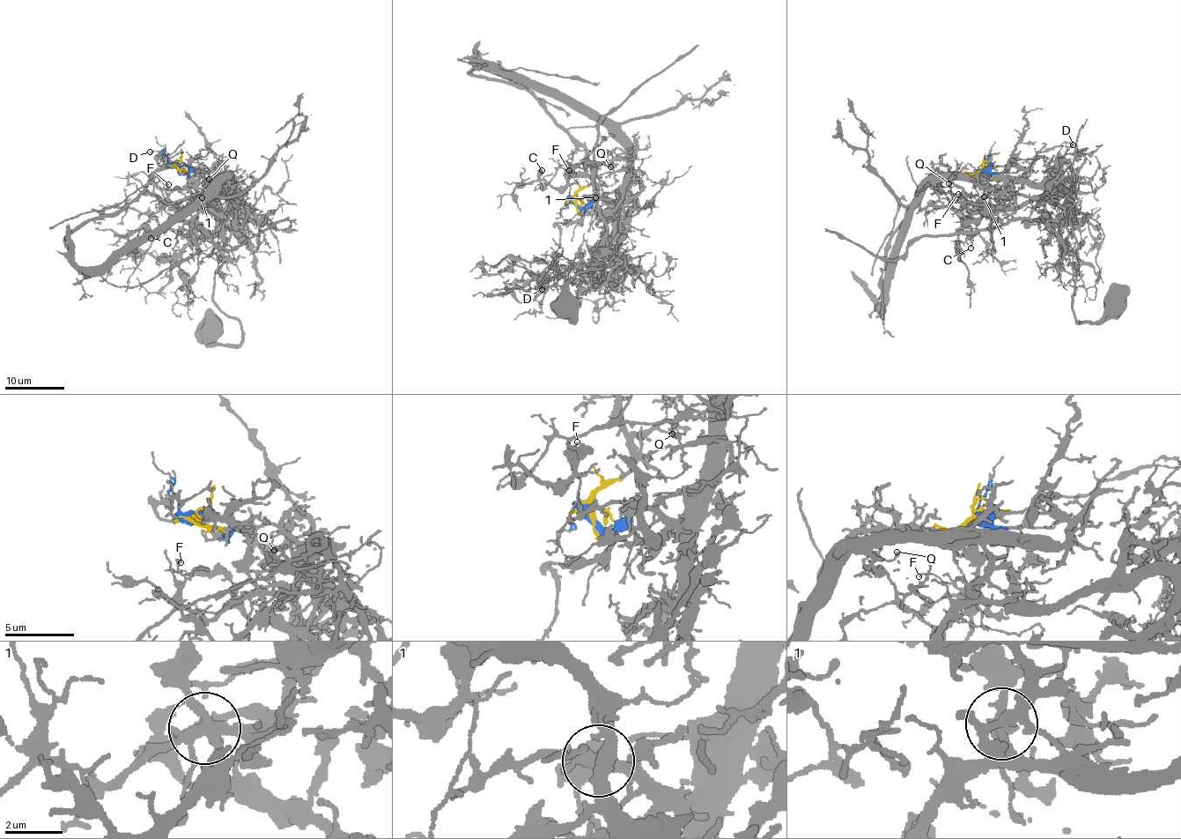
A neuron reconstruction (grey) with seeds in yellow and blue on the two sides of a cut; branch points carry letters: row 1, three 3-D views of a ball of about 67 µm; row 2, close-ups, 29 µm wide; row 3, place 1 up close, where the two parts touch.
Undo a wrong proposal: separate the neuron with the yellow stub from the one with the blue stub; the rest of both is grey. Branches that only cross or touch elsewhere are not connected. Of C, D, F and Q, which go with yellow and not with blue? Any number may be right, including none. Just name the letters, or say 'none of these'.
Q

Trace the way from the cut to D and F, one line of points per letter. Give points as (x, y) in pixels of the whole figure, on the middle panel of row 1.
D: (575, 203), (587, 207), (579, 219), (556, 226), (560, 232), (560, 245), (554, 254), (557, 280), (541, 288)
F: (575, 203), (586, 207), (595, 199), (595, 184), (588, 178), (572, 175), (564, 188), (567, 184), (569, 170)

